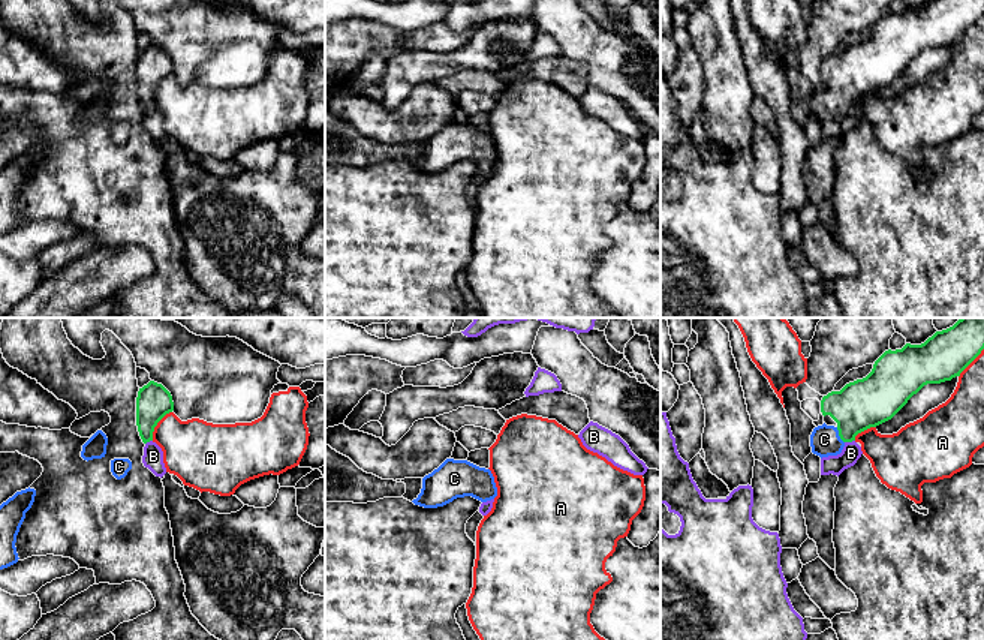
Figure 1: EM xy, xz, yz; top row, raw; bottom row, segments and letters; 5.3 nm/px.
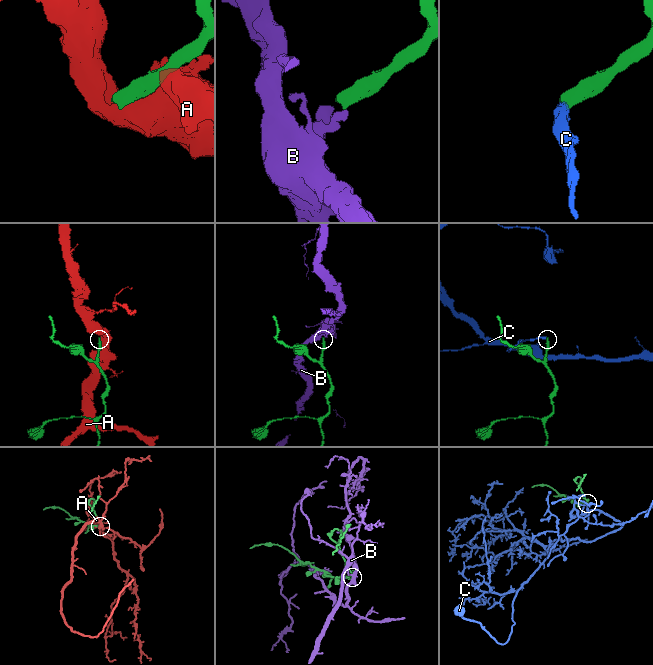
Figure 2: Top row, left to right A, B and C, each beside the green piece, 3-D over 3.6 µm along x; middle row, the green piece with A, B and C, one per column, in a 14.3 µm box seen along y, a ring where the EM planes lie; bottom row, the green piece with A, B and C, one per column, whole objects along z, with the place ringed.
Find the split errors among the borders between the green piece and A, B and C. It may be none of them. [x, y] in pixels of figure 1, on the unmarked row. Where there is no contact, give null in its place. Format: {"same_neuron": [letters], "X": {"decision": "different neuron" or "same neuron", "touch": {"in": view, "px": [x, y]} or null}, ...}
{"same_neuron": ["C"], "A": {"decision": "different neuron", "touch": {"in": "xy", "px": [156, 89]}}, "B": {"decision": "different neuron", "touch": {"in": "yz", "px": [849, 105]}}, "C": {"decision": "same neuron", "touch": {"in": "yz", "px": [839, 99]}}}

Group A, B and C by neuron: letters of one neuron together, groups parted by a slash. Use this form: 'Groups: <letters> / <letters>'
Groups: A / B / C

